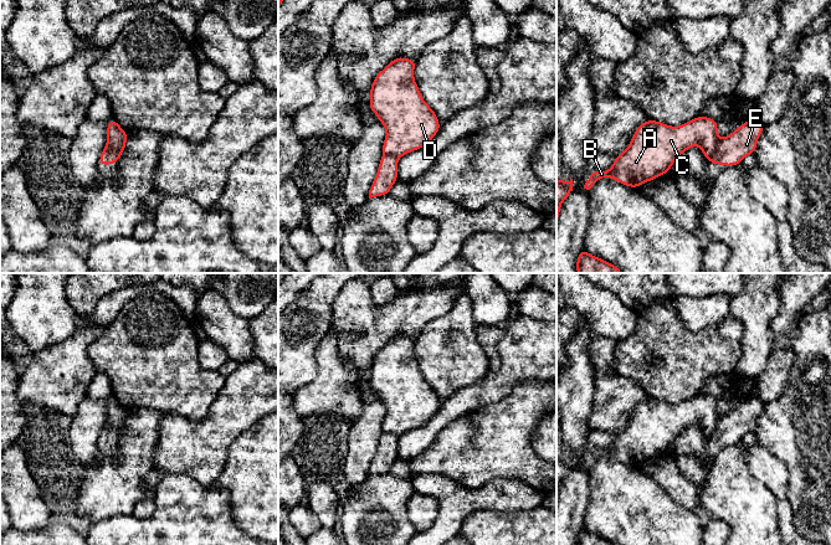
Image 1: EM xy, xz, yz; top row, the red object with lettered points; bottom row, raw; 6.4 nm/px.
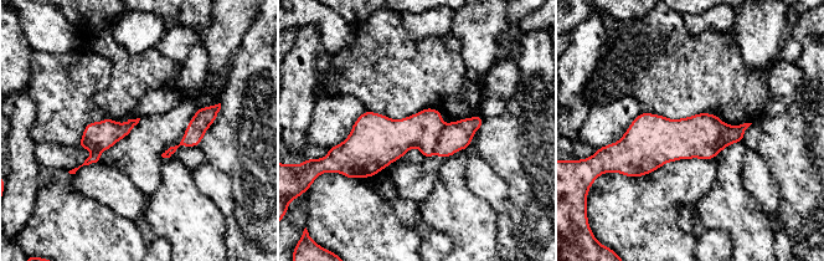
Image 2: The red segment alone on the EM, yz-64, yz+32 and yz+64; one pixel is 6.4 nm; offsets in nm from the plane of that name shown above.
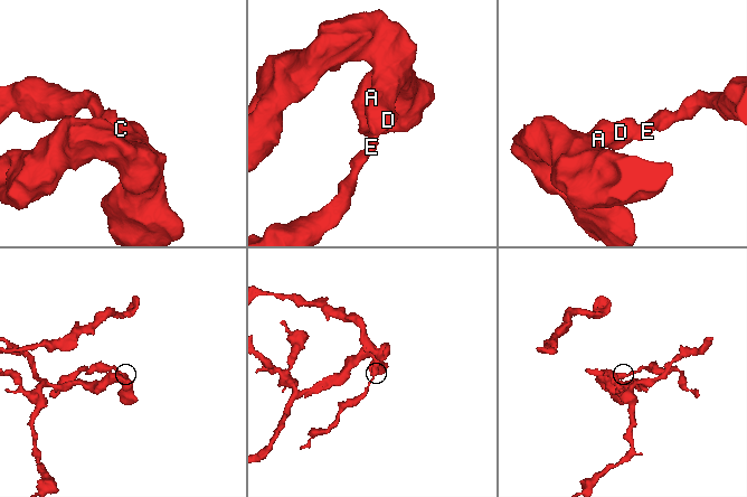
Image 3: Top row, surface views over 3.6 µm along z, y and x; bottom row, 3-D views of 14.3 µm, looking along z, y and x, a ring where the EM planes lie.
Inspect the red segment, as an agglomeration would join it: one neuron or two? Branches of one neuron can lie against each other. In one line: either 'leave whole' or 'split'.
split

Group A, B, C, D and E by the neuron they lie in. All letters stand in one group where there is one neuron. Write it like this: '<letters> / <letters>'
A B C D / E

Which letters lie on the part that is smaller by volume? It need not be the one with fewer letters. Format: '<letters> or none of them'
E

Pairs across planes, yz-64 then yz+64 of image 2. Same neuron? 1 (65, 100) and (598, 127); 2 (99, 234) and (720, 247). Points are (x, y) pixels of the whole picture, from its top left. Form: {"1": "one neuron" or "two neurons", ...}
{"1": "one neuron", "2": "two neurons"}

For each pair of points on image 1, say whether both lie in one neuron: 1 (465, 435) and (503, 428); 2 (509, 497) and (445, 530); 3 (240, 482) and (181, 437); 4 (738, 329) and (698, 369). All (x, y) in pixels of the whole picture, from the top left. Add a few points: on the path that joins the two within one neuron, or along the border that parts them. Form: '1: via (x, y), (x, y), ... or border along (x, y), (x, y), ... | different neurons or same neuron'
1: via (471, 446), (473, 451), (480, 451), (492, 440) | same neuron
2: via (493, 497), (473, 499), (458, 514) | same neuron
3: border along (234, 442), (227, 452), (224, 469), (210, 486) | different neurons
4: border along (717, 325), (718, 332), (723, 337), (739, 342) | different neurons

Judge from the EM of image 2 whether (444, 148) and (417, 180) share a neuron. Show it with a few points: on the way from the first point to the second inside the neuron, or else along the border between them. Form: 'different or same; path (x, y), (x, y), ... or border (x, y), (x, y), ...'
same; path (439, 155), (425, 173)

